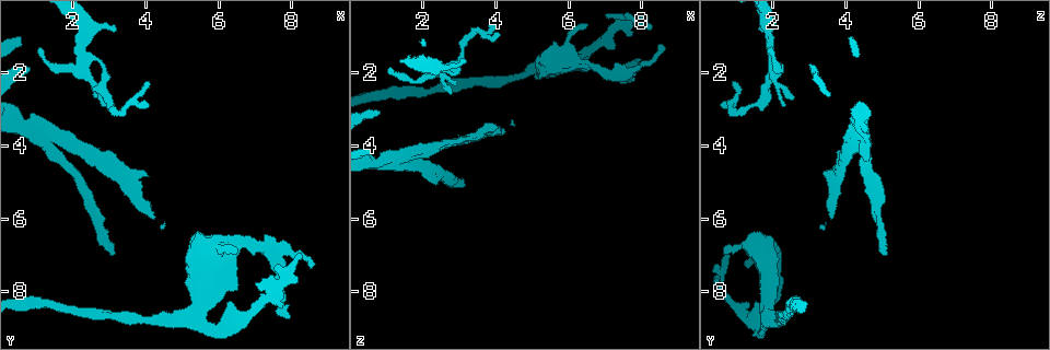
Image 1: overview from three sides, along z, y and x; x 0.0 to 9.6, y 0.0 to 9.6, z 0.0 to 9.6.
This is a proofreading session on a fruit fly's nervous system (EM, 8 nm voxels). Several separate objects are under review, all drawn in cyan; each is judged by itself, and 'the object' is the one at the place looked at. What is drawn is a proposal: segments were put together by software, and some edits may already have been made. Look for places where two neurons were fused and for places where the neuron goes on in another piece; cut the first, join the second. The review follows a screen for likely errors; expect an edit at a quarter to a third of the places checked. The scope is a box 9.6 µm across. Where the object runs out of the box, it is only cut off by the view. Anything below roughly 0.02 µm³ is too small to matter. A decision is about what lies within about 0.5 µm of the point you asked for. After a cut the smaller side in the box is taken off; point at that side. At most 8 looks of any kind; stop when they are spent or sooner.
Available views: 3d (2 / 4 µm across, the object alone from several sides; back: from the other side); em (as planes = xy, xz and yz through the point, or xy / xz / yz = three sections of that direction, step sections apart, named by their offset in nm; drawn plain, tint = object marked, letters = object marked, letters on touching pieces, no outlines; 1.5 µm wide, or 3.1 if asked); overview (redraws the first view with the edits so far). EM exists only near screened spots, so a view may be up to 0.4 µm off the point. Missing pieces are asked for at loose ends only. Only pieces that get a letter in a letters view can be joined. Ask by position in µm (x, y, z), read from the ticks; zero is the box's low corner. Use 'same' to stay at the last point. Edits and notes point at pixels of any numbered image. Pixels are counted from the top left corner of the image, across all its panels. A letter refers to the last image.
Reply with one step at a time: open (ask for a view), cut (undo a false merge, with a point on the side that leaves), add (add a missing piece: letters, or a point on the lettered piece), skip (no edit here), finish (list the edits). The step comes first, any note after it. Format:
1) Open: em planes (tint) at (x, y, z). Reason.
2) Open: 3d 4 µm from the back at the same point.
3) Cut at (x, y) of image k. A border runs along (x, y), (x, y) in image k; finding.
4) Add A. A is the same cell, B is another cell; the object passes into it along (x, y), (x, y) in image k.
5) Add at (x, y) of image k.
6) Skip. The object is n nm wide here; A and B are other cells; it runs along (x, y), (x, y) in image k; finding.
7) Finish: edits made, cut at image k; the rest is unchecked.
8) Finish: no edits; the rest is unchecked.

Open: 3d 4 µm at (0.55, 3.35, 4.45). A fork.

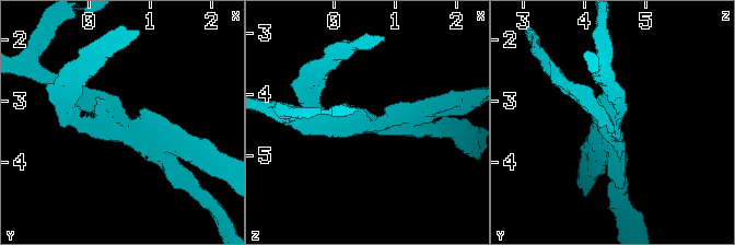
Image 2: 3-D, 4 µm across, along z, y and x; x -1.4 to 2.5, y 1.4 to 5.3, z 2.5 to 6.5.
Open: em planes (tint) at (0.60, 3.40, 4.50). Shape alone is not enough.

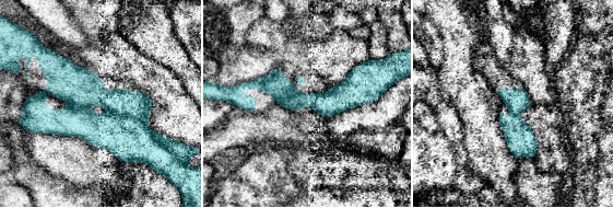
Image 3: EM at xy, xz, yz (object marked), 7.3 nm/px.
Open: em planes (letters) at the same point. See the neighbours.

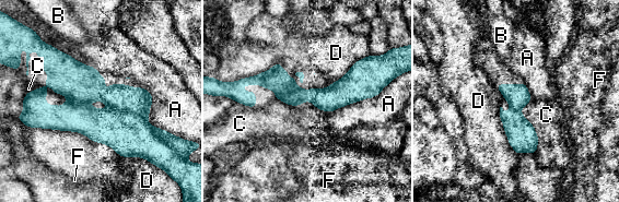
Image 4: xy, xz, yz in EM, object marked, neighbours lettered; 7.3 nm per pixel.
Cut at (128, 134) of image 4. The object is 170 nm wide here; A, B, C, D and F are other cells; a border runs along (111, 106), (137, 114), (146, 121) in image 4; two neurons meet here.

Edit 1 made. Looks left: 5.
Open: 3d 2 µm at (1.05, 1.30, 2.00). Thin end.

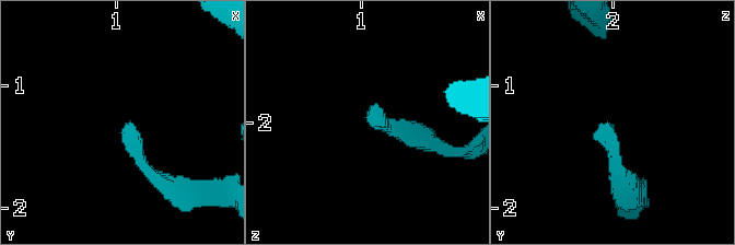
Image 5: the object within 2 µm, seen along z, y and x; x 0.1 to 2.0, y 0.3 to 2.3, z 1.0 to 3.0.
Open: em xz step 4 (letters) at (1.08, 1.30, 2.00). Now the EM.

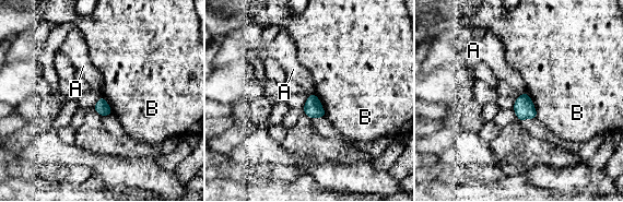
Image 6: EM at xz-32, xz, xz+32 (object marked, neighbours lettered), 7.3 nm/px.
Open: em xy step 8 (letters) at the same point.

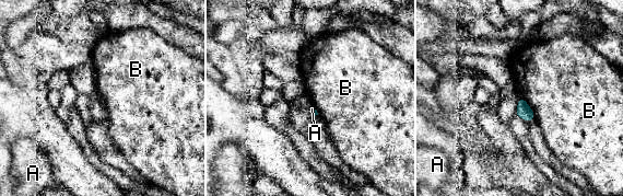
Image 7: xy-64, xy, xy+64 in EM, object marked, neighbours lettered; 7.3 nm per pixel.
Skip. A and B are other cells; a border runs along (521, 96), (532, 111), (535, 118) in image 7; none of them fits.

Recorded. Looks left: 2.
Open: em planes (letters) at (8.55, 7.25, 1.30). Tapers out.

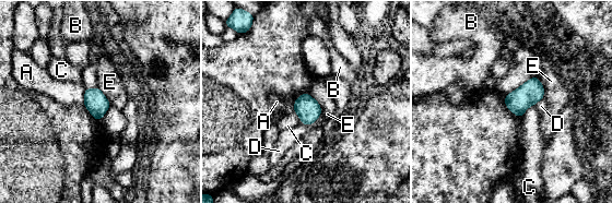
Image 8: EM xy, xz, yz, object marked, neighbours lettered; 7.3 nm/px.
Skip. A, B, C, D and E are other cells; no lettered piece goes on from it.

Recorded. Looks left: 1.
Finish: edits made, cut at image 4; the rest is unchecked.

